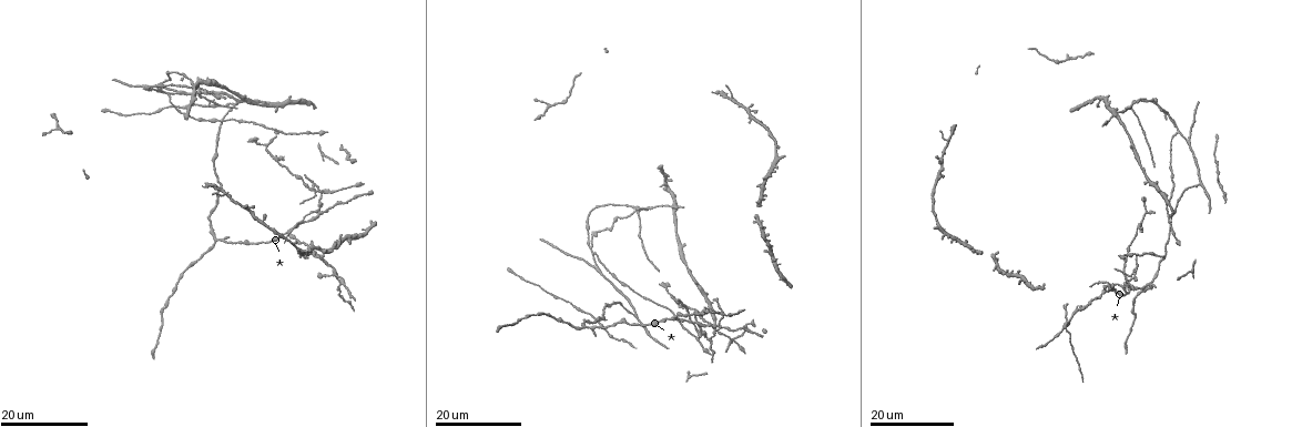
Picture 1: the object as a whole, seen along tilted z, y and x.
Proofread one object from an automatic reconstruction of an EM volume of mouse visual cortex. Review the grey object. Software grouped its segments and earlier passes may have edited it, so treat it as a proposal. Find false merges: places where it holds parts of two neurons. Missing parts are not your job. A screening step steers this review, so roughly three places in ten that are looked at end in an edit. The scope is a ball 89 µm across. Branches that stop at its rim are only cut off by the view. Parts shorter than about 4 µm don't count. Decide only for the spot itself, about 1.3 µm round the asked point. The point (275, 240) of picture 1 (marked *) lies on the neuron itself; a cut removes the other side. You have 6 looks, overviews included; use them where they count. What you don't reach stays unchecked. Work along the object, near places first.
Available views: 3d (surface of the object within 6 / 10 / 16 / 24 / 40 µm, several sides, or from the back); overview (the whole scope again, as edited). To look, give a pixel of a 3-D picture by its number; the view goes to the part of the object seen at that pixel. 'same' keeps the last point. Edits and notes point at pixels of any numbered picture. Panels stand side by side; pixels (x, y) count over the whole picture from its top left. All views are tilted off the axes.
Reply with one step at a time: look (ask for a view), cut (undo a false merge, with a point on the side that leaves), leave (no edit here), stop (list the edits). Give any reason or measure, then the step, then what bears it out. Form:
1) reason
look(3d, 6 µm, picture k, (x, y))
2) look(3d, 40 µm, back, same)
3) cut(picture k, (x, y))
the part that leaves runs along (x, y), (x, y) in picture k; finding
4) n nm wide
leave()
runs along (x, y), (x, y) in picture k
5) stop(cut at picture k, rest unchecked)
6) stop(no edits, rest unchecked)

looks like a crossing
look(3d, 24 µm, picture 1, (691, 322))

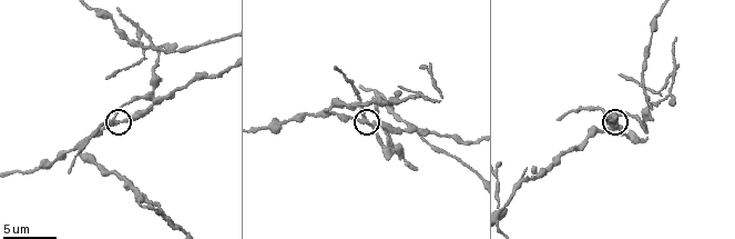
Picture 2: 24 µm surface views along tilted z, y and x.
closer look
look(3d, 10 µm, picture 2, (367, 120))

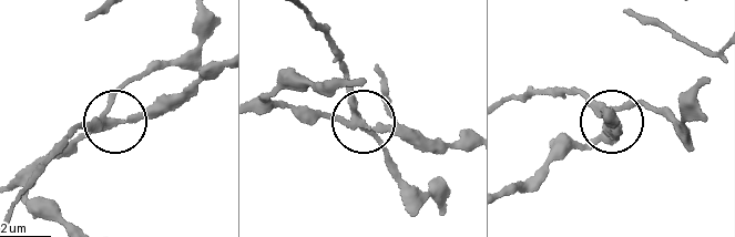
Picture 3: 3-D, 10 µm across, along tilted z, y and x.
look(3d, 10 µm, back, picture 3, (110, 120))

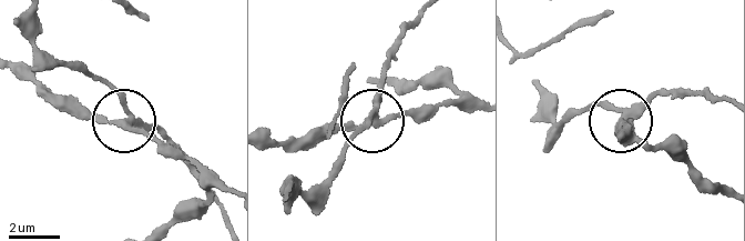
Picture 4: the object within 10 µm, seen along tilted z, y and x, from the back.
cut(picture 4, (156, 124))
the part that leaves runs along (130, 116), (106, 82), (41, 52), (31, 20) in picture 4; two neurons meet here

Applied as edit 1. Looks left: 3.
looks like a crossing
look(3d, 16 µm, picture 1, (337, 272))

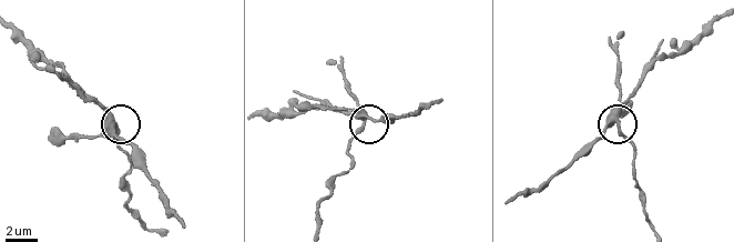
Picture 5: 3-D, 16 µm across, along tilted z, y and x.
look(3d, 6 µm, picture 5, (114, 126))

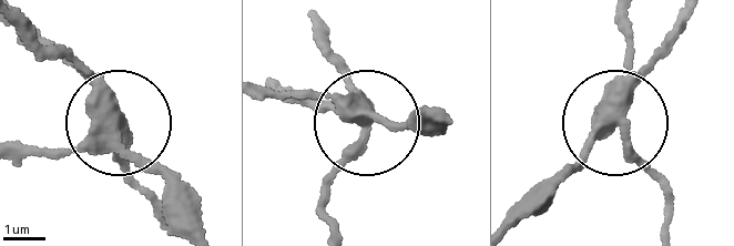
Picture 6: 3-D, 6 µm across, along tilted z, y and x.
4 arms
cut(picture 6, (350, 154))
the part that leaves runs along (622, 93), (624, 147), (664, 196), (666, 217) in picture 6; two neurons meet here

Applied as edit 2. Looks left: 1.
stop(cut at picture 4, cut at picture 6, rest unchecked)

